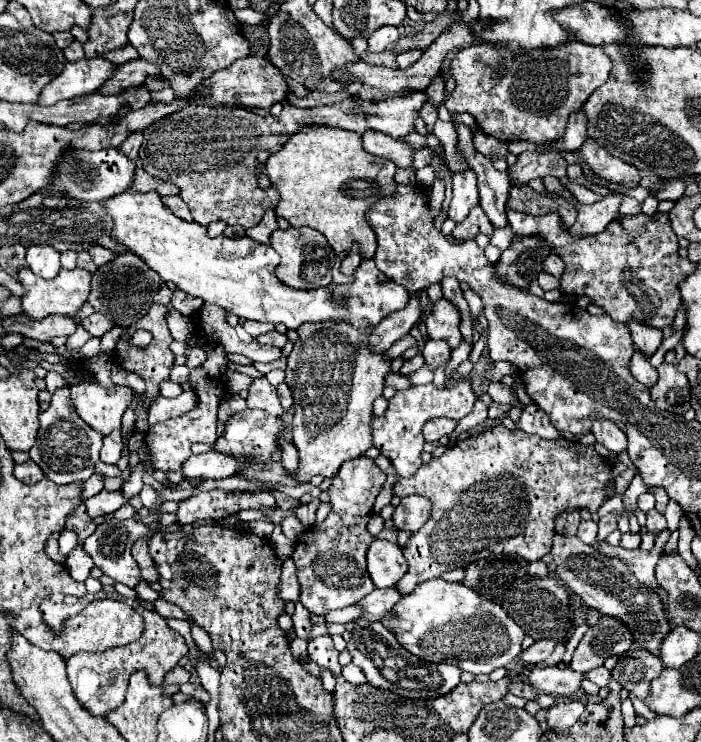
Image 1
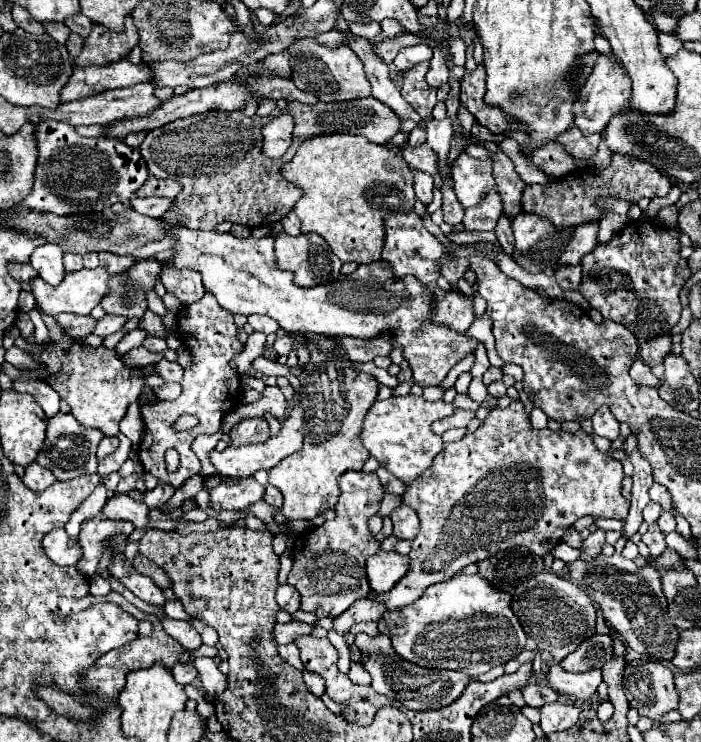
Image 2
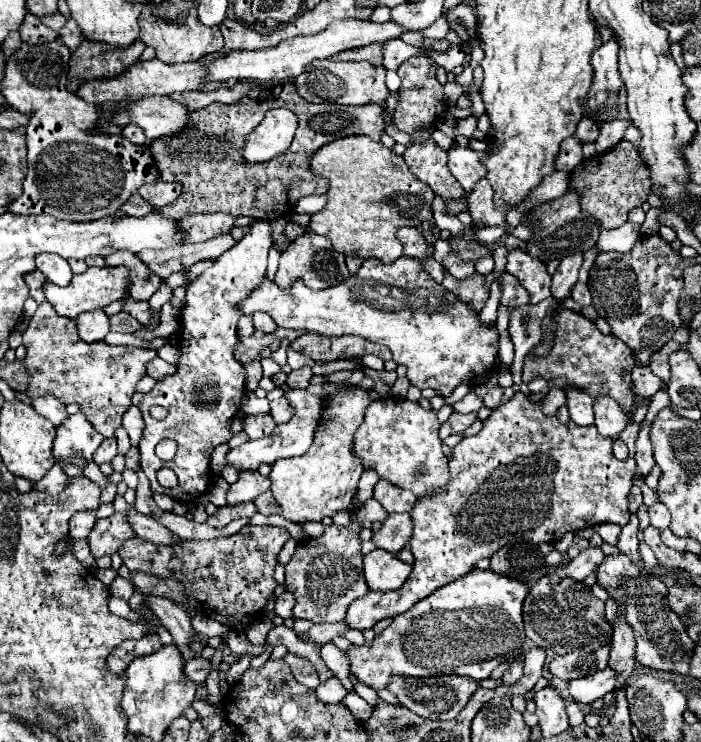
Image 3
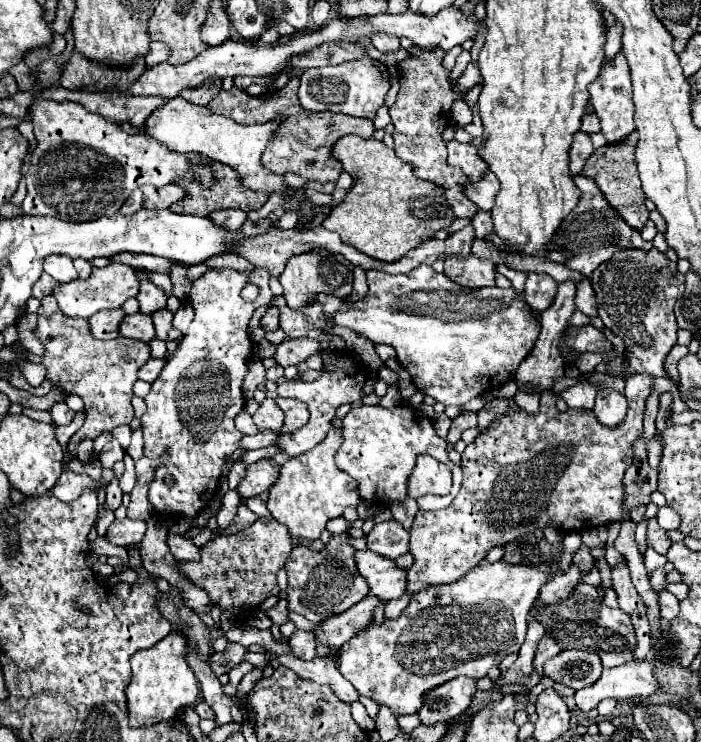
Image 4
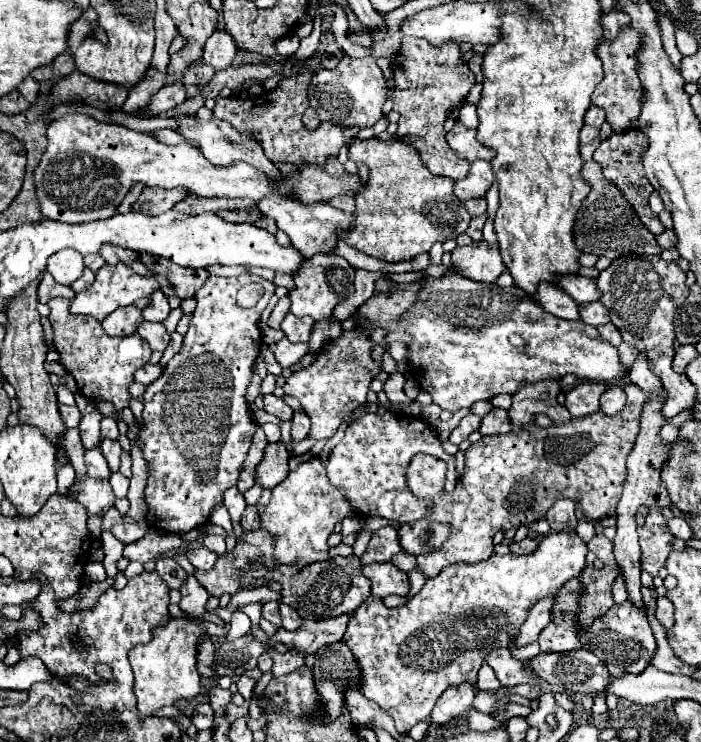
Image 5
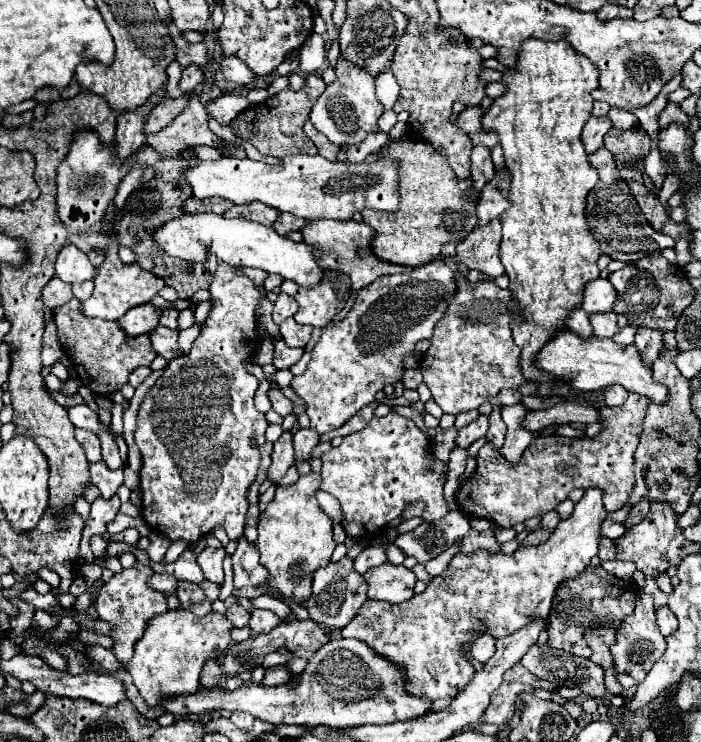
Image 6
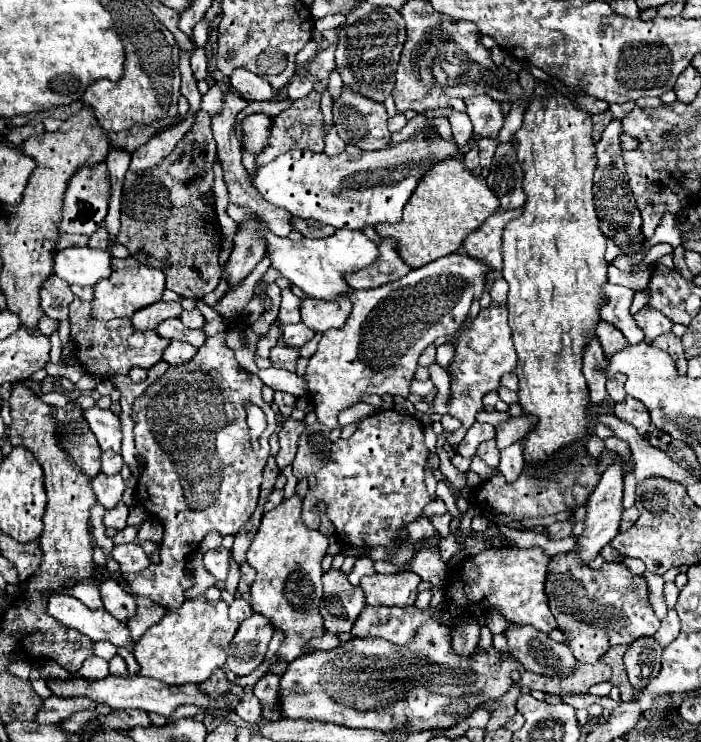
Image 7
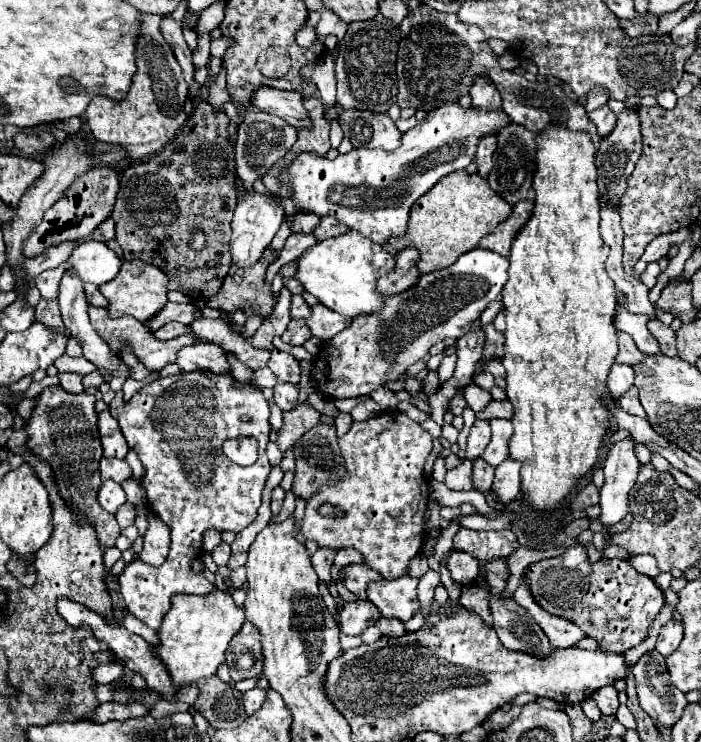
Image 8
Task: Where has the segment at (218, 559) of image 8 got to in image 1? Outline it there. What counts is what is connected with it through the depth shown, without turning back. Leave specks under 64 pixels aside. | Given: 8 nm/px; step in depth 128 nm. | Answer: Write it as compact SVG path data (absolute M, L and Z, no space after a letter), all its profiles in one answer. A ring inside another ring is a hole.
M106 490L84 500L84 506L86 506L90 518L98 518L98 516L116 512L122 504L126 504L122 492L106 492Z

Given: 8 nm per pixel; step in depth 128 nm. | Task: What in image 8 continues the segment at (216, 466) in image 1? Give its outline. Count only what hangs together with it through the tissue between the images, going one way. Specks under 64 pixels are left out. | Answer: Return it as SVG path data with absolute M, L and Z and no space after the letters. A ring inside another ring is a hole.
M474 248L474 250L468 250L466 254L462 254L456 260L456 264L450 264L448 268L434 270L430 274L422 274L412 288L384 298L384 304L378 312L356 316L344 332L338 332L332 340L326 340L322 344L322 350L320 350L320 354L314 362L314 370L312 370L316 388L324 396L328 396L330 400L336 402L336 400L370 394L378 388L384 388L388 382L400 380L412 364L416 364L418 360L422 360L428 354L432 344L436 344L438 340L444 340L444 338L458 340L470 330L470 322L480 318L482 310L492 300L496 300L500 296L502 286L506 284L506 278L508 278L506 270L508 270L508 258L504 258L496 252L490 252L490 250Z

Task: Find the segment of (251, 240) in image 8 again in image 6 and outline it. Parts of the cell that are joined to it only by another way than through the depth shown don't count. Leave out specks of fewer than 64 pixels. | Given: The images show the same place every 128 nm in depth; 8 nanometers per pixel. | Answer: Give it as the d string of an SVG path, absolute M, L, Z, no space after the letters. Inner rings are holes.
M220 264L210 284L210 314L202 322L200 336L194 340L190 352L168 364L164 374L146 394L136 428L136 444L142 454L140 488L142 488L142 516L158 532L170 540L184 538L196 542L216 526L224 526L230 540L238 540L244 530L244 516L248 510L246 490L256 478L258 444L264 444L266 418L254 408L254 392L258 378L244 368L244 362L254 354L258 336L256 306L264 300L264 292L246 276L236 274L228 264ZM154 574L152 578L148 578L148 584L150 584L150 588L164 592L166 596L174 594L174 590L176 590L176 578L168 576L168 574Z

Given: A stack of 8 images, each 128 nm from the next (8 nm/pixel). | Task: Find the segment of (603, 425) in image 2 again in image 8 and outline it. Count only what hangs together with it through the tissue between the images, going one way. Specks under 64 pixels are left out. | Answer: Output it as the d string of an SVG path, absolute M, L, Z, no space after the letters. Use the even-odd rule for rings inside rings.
M614 364L610 374L608 374L608 390L612 394L614 400L618 400L620 396L624 396L628 392L628 388L634 382L634 370L632 366L624 366L624 364Z

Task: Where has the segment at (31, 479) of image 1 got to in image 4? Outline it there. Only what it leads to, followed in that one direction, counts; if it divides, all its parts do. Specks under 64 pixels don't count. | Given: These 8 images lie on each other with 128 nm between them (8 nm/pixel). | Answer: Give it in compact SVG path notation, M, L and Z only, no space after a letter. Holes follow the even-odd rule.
M64 470L62 476L58 478L58 482L54 484L54 488L50 490L56 498L64 500L64 502L72 502L76 500L76 496L80 496L80 492L84 488L92 488L92 490L98 490L100 484L92 482L88 476L84 474L74 474L70 470Z

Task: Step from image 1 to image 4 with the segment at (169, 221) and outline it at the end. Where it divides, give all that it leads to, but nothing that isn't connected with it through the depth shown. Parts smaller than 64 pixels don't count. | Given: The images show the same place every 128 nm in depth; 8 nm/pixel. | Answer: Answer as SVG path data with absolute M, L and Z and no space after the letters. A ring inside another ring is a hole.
M424 264L408 274L398 276L390 276L382 270L368 270L366 278L368 294L356 302L320 294L310 304L292 310L282 296L274 296L270 306L280 310L280 328L288 338L306 336L306 332L312 328L326 328L328 320L332 320L334 326L346 326L356 334L372 340L374 344L392 346L396 350L398 362L410 372L414 386L446 406L462 406L468 400L492 390L500 382L510 380L516 374L520 362L532 350L540 332L540 322L530 316L530 308L524 304L522 294L514 298L514 288L462 288L448 276L436 274L430 266Z

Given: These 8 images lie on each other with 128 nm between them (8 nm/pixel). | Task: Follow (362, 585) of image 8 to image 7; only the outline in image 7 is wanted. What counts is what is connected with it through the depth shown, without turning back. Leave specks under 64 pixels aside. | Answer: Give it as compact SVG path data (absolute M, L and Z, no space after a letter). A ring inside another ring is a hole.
M362 556L362 558L358 558L356 560L356 564L354 564L354 568L352 568L352 572L348 574L348 580L354 584L354 586L358 586L360 584L360 578L362 576L372 576L376 570L374 570L374 560L372 558L368 558L368 556Z

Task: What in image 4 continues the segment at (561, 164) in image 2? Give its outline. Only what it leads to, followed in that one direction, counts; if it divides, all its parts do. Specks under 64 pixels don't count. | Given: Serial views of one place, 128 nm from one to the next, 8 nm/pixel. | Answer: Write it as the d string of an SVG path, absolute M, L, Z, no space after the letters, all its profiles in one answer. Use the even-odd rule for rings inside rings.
M576 132L574 142L570 146L570 172L580 172L586 158L594 152L590 136L584 132Z

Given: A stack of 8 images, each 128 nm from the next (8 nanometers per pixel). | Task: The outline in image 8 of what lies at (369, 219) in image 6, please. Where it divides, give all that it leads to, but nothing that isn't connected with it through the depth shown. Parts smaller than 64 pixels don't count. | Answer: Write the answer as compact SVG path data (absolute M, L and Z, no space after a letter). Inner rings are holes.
M458 170L444 176L434 184L434 188L430 188L424 196L420 196L420 200L416 200L410 210L406 234L402 238L390 238L388 244L394 250L406 246L418 248L420 258L416 262L416 268L418 272L428 274L446 268L460 254L476 248L482 236L490 234L500 220L508 218L508 212L512 212L512 206L504 202L496 192L492 192L482 176L470 176L466 170Z

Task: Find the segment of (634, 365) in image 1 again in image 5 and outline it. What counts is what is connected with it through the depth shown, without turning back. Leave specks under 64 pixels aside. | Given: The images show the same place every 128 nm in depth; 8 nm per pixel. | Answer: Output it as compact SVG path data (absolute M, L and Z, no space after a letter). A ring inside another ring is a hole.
M628 384L624 392L628 400L624 412L620 412L618 418L606 418L602 412L592 412L582 418L572 418L570 422L562 422L562 424L554 422L548 428L538 428L536 424L528 424L526 428L508 434L482 436L482 440L472 444L464 454L466 460L464 474L458 480L456 490L448 496L452 498L450 516L454 518L446 518L446 516L442 516L442 520L436 518L436 522L450 526L450 536L440 548L432 550L430 554L416 556L416 570L420 570L426 578L434 578L448 564L474 564L480 560L488 560L494 554L492 538L496 532L508 532L544 518L548 508L562 498L580 504L584 516L592 520L616 516L616 504L620 500L622 482L626 476L626 456L632 450L636 432L640 430L640 412L644 402L648 400L646 394L636 384ZM458 516L472 516L472 522L466 522L466 518L458 518ZM344 614L344 616L336 616L336 620L318 620L318 622L304 620L302 626L294 632L280 628L278 634L270 638L270 646L274 646L276 642L284 642L288 648L296 648L306 654L314 654L318 648L342 640L350 616L352 614Z

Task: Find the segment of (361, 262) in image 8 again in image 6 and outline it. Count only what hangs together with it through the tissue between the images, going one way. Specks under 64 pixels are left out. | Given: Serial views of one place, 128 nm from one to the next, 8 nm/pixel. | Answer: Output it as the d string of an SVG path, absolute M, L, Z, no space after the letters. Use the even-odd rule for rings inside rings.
M182 214L170 222L164 222L160 228L152 232L154 242L168 254L186 262L206 262L210 254L218 258L218 262L226 262L232 266L260 268L264 272L280 274L282 278L294 280L298 286L310 288L320 282L322 270L314 260L314 252L304 242L292 242L286 236L276 234L272 228L248 222L244 218L228 220L220 214Z

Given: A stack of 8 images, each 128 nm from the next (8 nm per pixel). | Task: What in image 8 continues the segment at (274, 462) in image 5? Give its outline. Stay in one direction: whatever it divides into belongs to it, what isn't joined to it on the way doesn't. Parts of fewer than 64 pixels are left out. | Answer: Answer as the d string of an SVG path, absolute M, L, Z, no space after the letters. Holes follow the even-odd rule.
M300 404L294 410L284 412L284 426L278 430L278 440L276 440L280 452L284 454L286 450L290 450L296 444L296 440L304 432L314 428L318 422L320 422L320 414L308 404Z

